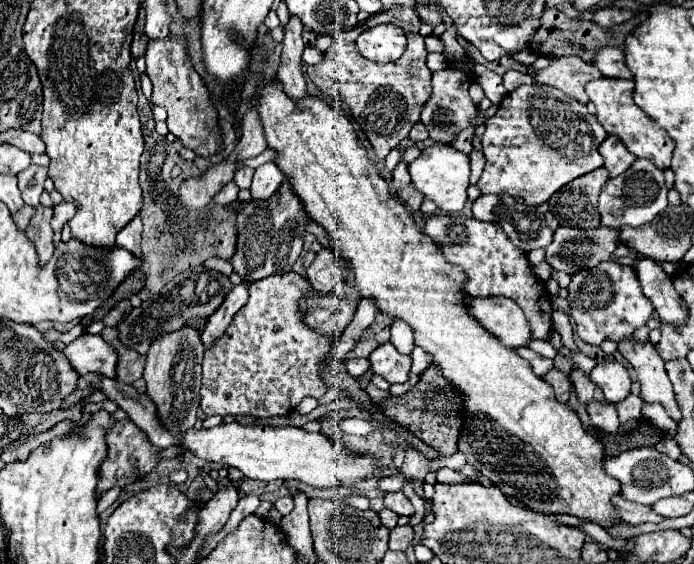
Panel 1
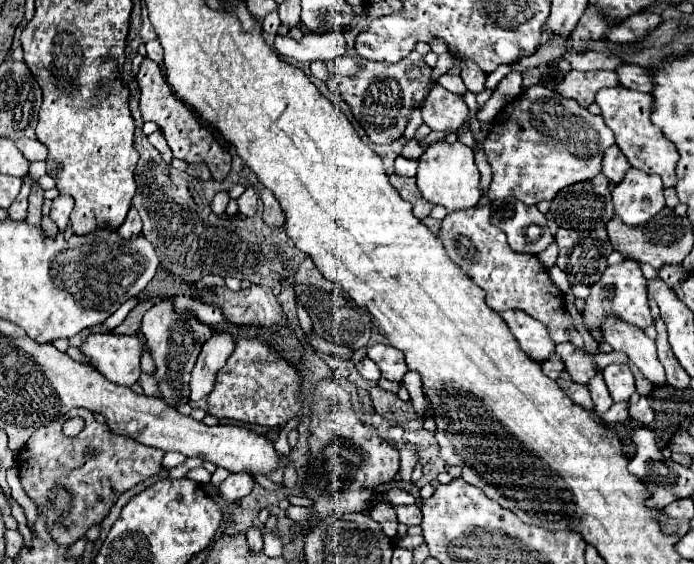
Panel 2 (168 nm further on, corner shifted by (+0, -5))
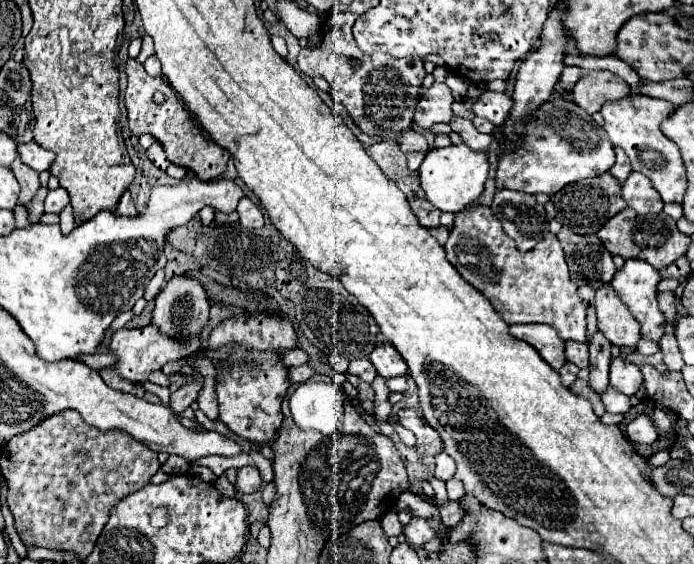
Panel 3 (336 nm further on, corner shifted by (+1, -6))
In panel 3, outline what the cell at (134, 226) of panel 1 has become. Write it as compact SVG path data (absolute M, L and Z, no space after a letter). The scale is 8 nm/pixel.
M128 191L120 197L116 215L120 215L120 217L136 217L136 215L138 215L138 213L136 213L136 207L134 207L134 201L130 199L130 193L128 193Z

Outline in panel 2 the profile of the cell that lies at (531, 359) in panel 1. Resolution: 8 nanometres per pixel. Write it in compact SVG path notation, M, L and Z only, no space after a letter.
M553 354L549 360L541 362L541 368L551 380L557 380L561 376L561 372L565 370L565 364L561 362L561 358L557 358L557 354Z

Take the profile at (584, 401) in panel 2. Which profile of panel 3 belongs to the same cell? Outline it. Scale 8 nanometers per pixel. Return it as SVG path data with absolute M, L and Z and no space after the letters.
M576 379L576 381L574 381L574 385L570 387L570 391L572 391L574 395L578 395L578 397L588 399L588 401L592 403L592 409L594 409L594 413L596 413L598 417L602 417L602 415L604 415L604 405L602 405L600 397L592 391L592 387L588 387L588 383L586 383L586 381Z

